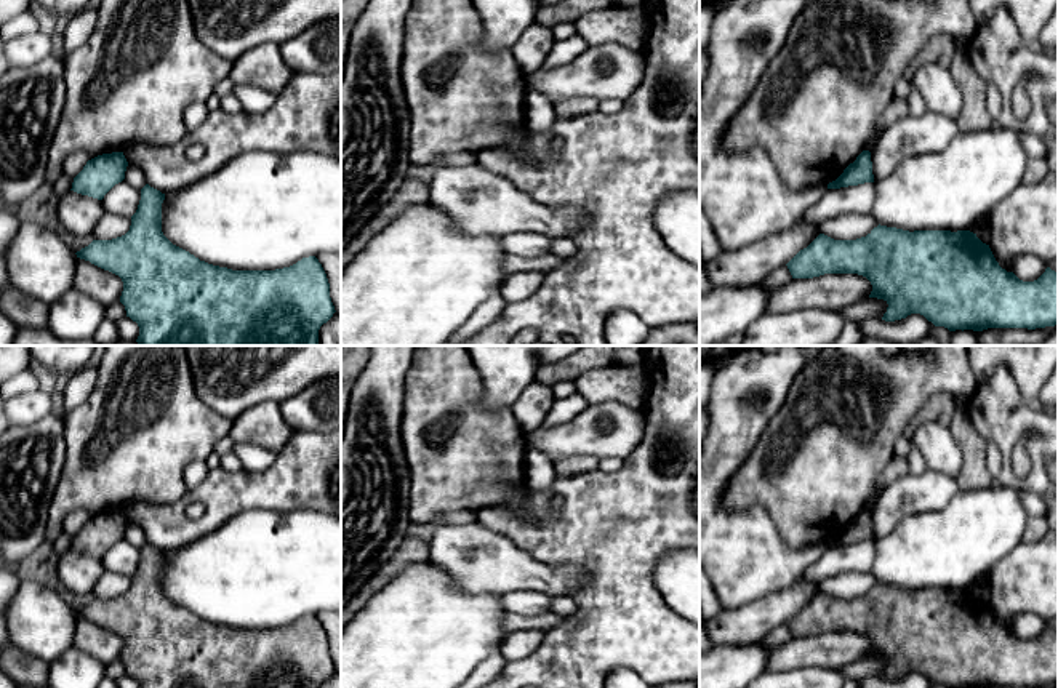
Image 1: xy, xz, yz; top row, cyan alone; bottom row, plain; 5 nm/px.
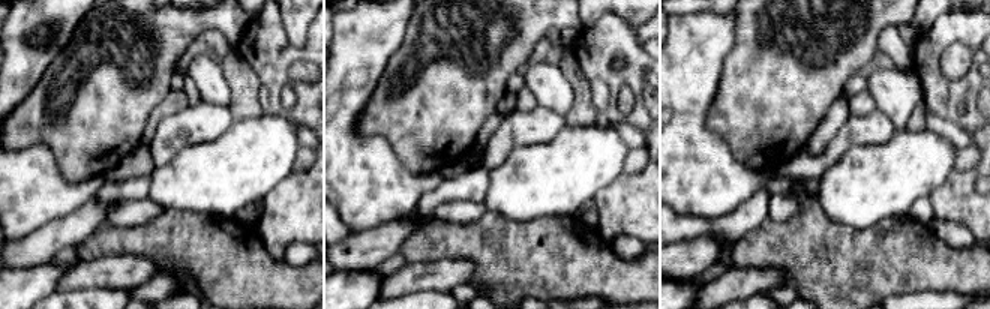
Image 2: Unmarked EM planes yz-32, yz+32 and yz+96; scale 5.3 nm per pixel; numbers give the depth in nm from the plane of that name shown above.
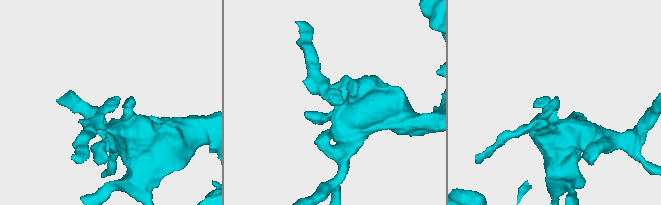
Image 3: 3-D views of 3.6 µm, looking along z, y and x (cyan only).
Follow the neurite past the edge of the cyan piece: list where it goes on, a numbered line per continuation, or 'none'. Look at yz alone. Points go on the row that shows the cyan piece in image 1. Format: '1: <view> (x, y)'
none

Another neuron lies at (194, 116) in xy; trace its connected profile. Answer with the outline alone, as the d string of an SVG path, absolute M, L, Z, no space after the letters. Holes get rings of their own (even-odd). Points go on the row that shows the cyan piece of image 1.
M194 102L187 106L182 114L186 131L192 133L195 128L198 128L205 122L208 112L210 109L205 102Z

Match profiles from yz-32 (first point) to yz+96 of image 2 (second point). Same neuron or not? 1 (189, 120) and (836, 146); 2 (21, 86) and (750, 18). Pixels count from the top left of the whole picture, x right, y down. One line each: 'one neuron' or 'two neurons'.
1: one neuron
2: two neurons

